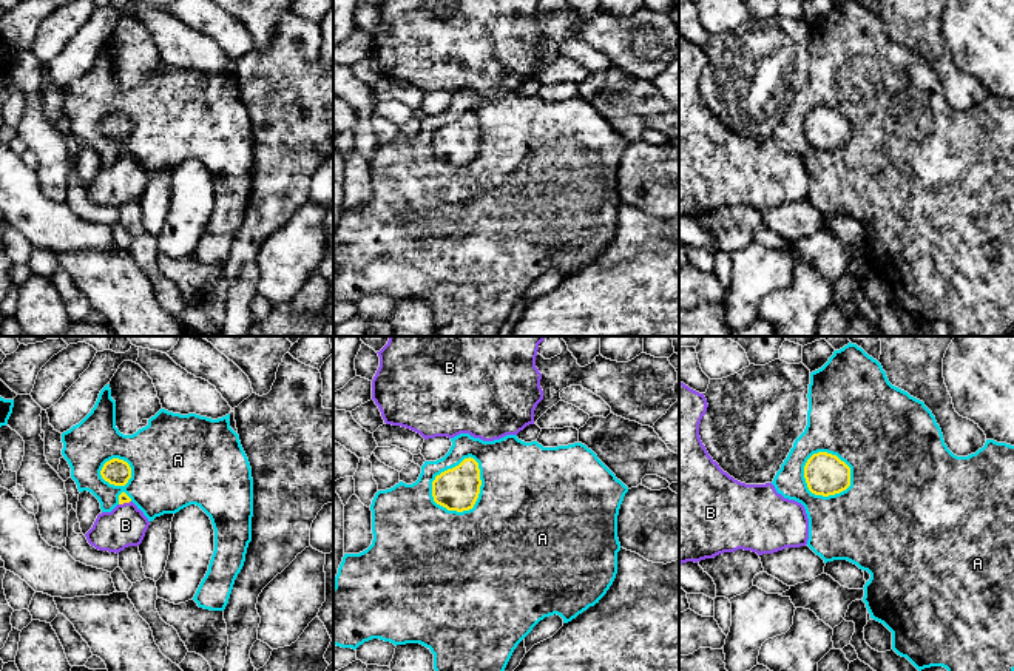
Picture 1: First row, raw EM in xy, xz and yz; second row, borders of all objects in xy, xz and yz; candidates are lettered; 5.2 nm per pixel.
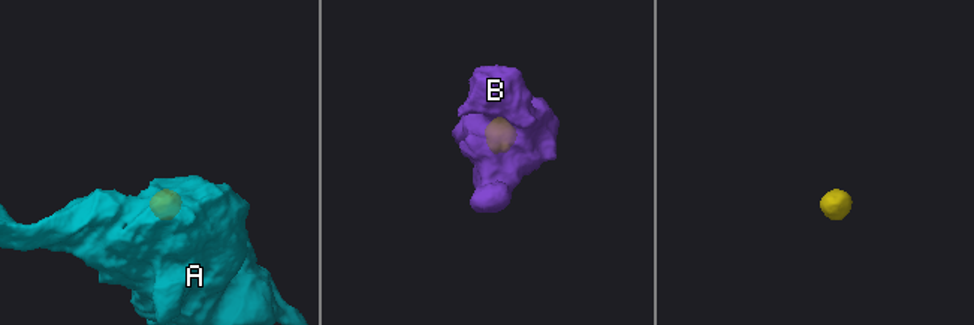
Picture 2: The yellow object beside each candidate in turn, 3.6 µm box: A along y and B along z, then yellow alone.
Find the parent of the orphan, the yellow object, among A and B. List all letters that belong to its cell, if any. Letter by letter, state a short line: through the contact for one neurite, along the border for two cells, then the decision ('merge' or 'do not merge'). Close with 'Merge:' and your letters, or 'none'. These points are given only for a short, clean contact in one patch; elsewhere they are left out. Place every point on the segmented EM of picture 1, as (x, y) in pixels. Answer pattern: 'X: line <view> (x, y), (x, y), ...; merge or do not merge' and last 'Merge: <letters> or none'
A: do not merge
B: line xy (122, 499), (124, 502), (125, 525); merge
Merge: B

